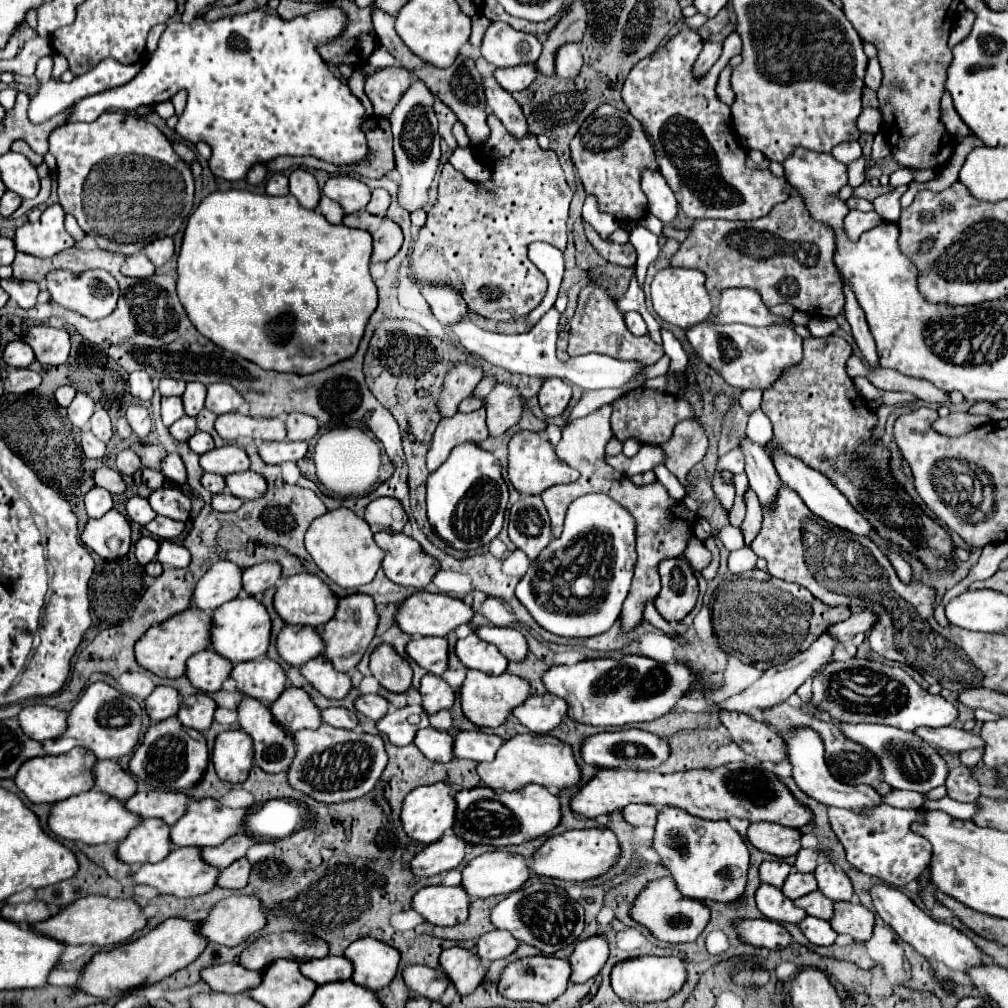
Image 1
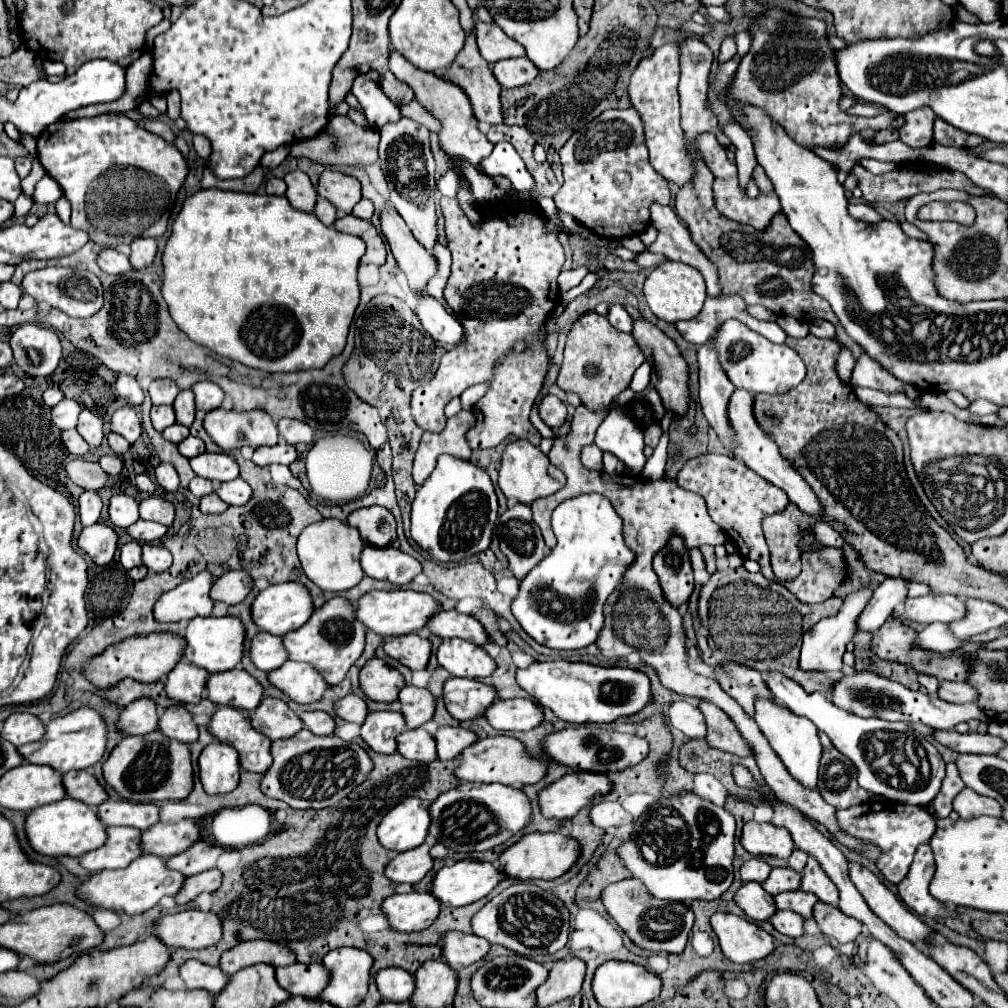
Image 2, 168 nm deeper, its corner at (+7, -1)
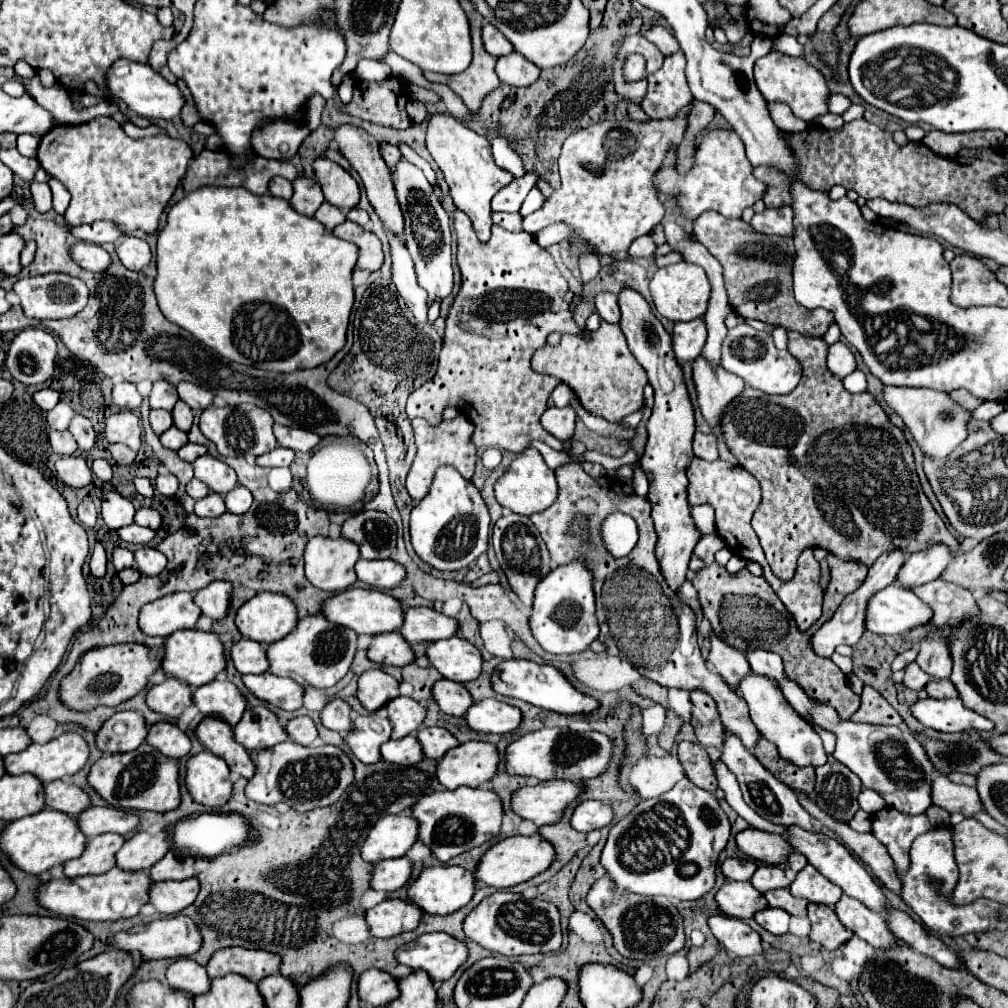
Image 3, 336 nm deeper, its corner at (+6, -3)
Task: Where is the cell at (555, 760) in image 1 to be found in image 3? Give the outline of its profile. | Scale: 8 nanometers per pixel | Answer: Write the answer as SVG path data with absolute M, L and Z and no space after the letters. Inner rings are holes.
M464 742L452 750L446 752L446 756L438 762L438 770L436 776L440 780L442 786L446 786L448 790L454 790L458 786L470 786L470 788L478 788L486 782L490 782L496 774L498 774L498 748L490 742Z

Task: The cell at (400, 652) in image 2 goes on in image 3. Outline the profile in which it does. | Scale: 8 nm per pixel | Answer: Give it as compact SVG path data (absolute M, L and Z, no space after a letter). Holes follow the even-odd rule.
M388 632L388 634L378 634L374 636L372 644L368 646L368 658L374 660L376 664L390 664L390 666L408 666L414 662L414 650L408 642L404 642L404 638L400 638L400 632Z

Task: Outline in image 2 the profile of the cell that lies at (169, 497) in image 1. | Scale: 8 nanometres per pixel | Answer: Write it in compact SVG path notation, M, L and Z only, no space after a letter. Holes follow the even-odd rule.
M149 496L139 504L139 514L143 520L153 520L153 522L171 526L173 516L175 516L175 508L171 502L167 502L161 496Z

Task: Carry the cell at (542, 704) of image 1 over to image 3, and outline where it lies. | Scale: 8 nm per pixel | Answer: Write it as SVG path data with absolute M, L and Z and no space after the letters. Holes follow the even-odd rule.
M492 698L474 704L468 710L468 716L464 718L472 730L486 732L486 734L514 732L522 722L522 714L516 706L510 706Z

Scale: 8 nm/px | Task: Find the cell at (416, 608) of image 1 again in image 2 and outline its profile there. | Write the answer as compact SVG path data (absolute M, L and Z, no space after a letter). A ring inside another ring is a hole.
M371 590L363 594L357 602L353 602L353 608L355 608L357 620L365 628L377 632L383 638L411 634L415 630L421 630L423 624L427 624L427 616L439 610L437 602L429 594L413 592L413 590Z

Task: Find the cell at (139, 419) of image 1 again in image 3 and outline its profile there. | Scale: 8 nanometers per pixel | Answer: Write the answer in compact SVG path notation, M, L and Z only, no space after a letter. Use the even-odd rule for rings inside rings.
M122 410L122 412L112 414L106 420L104 436L108 442L122 442L122 444L128 444L132 450L138 450L142 444L138 416L130 410Z

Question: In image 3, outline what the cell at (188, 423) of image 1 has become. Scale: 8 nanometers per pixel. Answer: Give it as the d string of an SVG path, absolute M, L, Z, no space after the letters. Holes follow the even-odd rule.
M172 426L170 430L166 430L166 432L160 436L160 442L162 442L166 448L170 448L170 450L178 450L178 448L182 448L182 446L188 442L188 436L186 436L186 432L182 432L182 430L178 430L176 426Z

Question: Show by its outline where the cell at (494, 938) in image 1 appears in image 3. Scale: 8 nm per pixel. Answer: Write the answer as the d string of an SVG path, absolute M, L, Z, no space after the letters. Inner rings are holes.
M444 932L422 934L418 940L398 948L396 958L412 970L428 972L432 982L442 982L468 960L468 946L464 940L456 940Z

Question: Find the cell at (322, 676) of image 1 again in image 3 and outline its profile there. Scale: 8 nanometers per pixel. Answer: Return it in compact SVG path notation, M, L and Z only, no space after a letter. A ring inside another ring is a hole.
M246 674L244 676L246 688L264 702L270 702L282 710L298 710L302 706L304 688L292 678L280 678L276 674Z

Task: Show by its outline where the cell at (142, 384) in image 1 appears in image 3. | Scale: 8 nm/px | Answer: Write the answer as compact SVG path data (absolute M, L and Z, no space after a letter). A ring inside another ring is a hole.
M120 382L112 390L114 404L122 410L138 410L142 404L142 396L138 394L136 386L132 382Z

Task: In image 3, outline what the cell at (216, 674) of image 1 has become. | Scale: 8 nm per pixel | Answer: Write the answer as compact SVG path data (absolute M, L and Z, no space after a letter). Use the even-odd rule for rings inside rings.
M166 678L162 684L152 686L146 694L146 702L154 712L160 712L168 718L178 718L188 706L192 706L192 688L184 682L174 682Z

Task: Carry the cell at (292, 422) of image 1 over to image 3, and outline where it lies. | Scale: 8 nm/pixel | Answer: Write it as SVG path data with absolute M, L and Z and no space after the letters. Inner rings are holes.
M274 424L274 434L280 446L296 450L296 452L310 452L320 440L320 436L314 432L300 430L300 428L288 428L280 424Z

